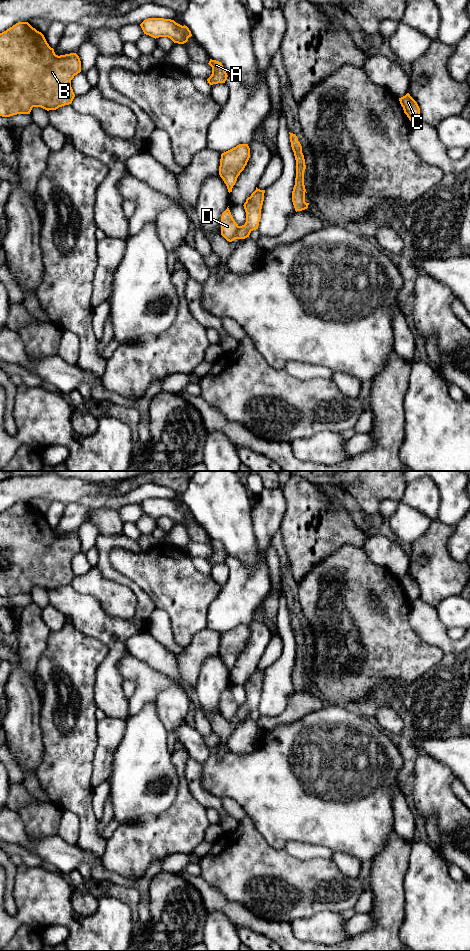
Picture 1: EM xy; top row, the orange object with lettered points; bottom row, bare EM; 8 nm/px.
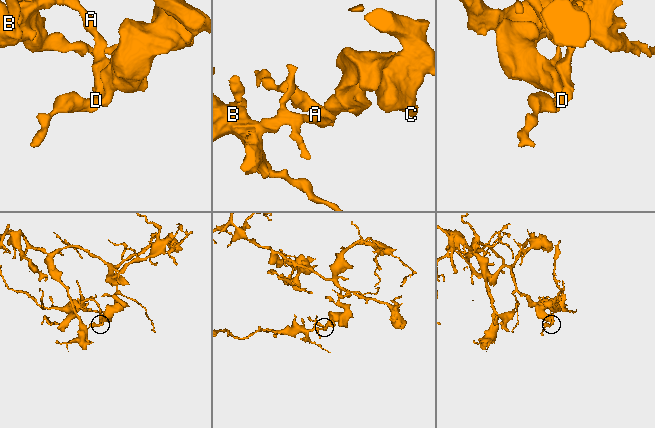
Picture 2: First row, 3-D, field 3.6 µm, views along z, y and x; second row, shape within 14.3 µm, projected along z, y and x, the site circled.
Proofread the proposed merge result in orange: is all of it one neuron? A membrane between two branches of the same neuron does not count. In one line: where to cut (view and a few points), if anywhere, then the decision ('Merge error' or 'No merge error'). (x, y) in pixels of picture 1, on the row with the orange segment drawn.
Split along xy (239, 226), (235, 238). Merge error

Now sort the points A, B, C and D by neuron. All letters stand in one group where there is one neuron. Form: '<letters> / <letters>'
A B D / C

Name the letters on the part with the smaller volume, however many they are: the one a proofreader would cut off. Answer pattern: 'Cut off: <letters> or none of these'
Cut off: A, B, D

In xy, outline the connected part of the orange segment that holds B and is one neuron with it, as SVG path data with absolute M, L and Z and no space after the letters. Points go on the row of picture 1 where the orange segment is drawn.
M18 22L0 33L0 116L30 114L33 107L47 111L72 103L71 80L81 72L76 53L56 55L44 35L28 22Z

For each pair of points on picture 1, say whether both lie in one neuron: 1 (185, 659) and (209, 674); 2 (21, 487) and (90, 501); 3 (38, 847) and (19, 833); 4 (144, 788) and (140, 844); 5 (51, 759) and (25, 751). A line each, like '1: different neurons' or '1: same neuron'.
1: different neurons
2: different neurons
3: same neuron
4: different neurons
5: different neurons

